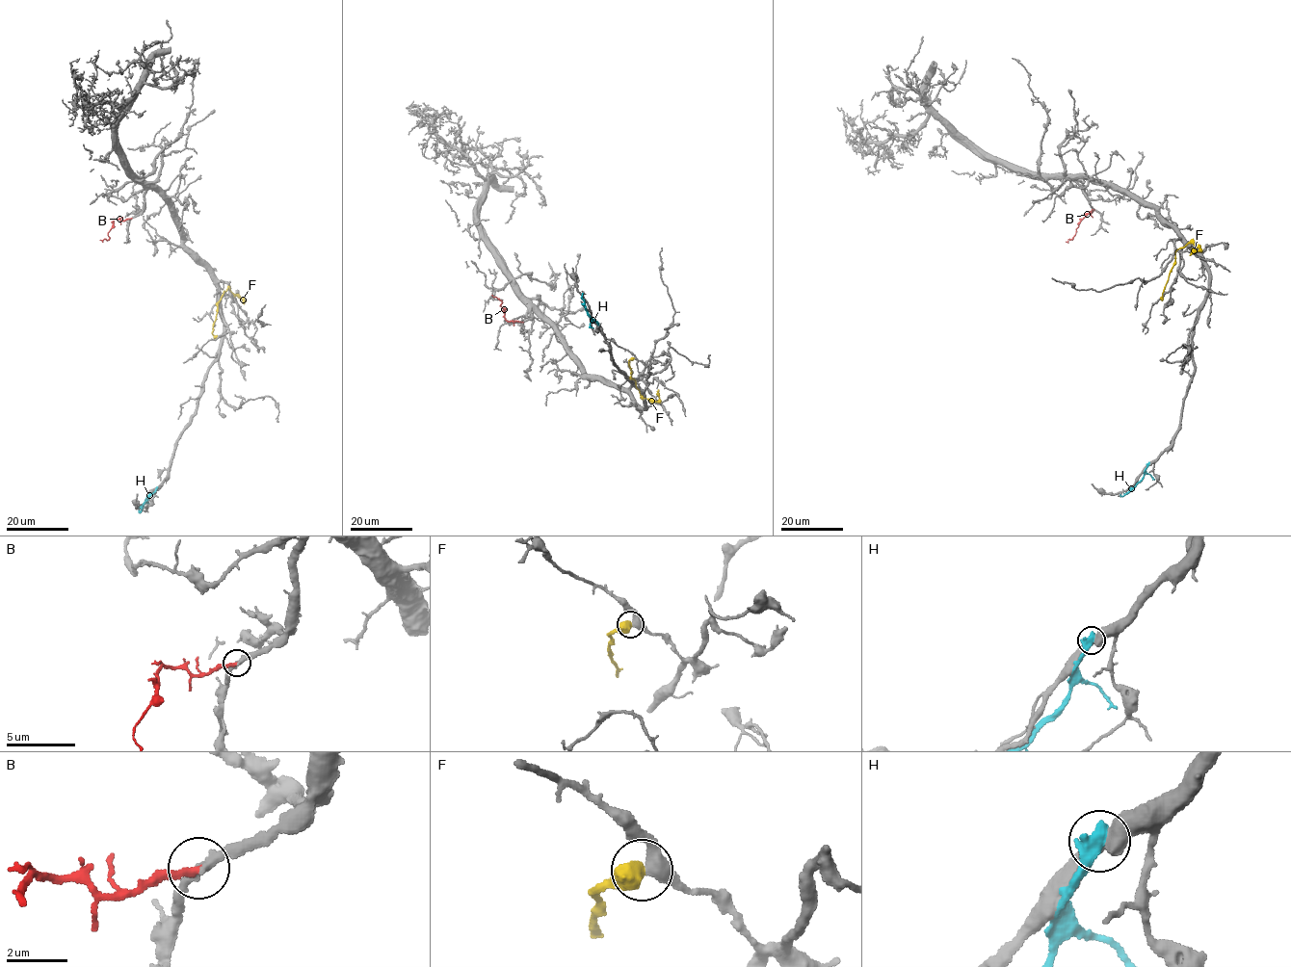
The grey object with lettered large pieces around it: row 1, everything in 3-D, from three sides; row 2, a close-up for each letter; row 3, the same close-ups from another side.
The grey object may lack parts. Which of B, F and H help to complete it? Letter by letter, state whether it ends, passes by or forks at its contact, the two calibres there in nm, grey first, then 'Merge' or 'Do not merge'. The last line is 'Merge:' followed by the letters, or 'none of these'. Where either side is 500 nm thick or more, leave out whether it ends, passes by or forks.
B: It ends there. Thickness 280 nm (grey) against 280 nm. Merge
F: Thickness 400 nm (grey) against 600 nm. Do not merge
H: Thickness 500 nm (grey) against 550 nm. Do not merge
Merge: B

